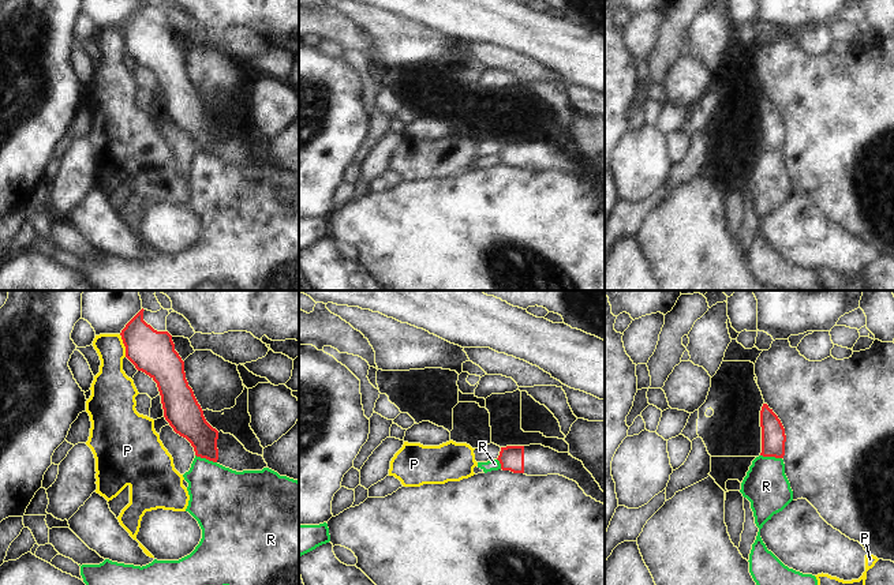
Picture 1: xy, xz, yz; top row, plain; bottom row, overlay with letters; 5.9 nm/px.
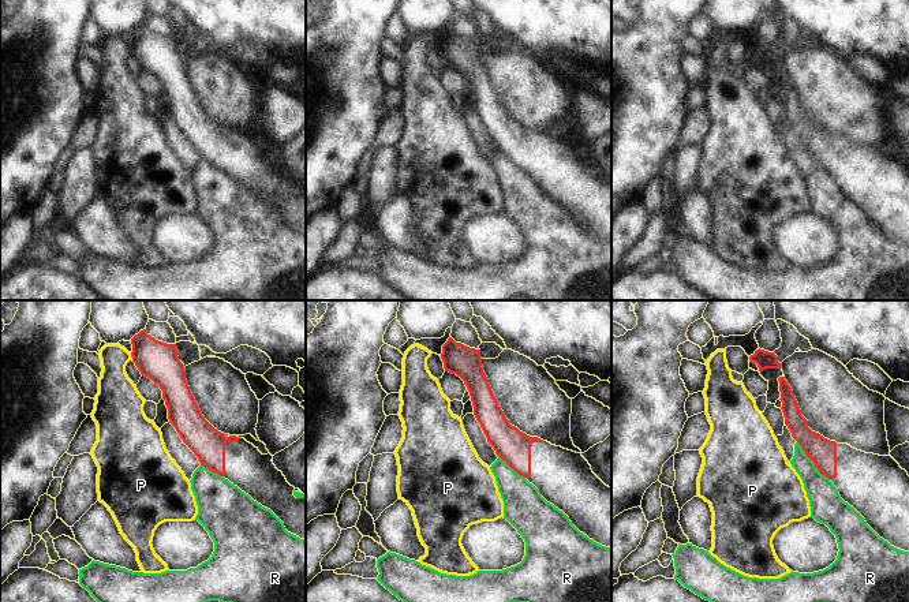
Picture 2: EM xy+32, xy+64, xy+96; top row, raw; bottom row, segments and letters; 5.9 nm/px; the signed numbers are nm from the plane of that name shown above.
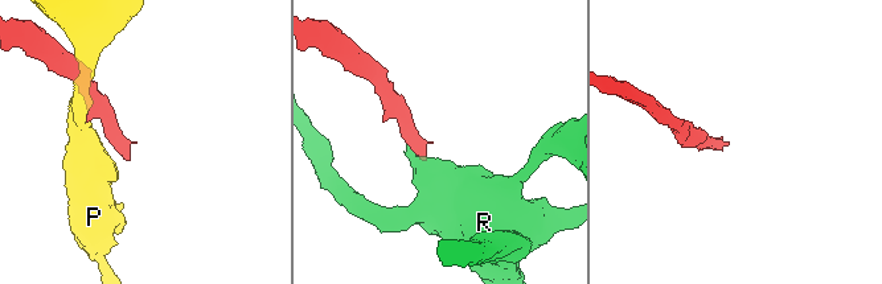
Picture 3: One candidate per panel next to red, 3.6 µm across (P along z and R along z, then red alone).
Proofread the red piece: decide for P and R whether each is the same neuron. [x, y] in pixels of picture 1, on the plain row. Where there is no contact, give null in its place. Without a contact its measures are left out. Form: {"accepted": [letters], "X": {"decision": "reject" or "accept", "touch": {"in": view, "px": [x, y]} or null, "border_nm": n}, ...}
{"accepted": [], "P": {"decision": "reject", "touch": {"in": "xy", "px": [124, 40]}, "border_nm": 120}, "R": {"decision": "reject", "touch": {"in": "xy", "px": [206, 153]}, "border_nm": 140}}

